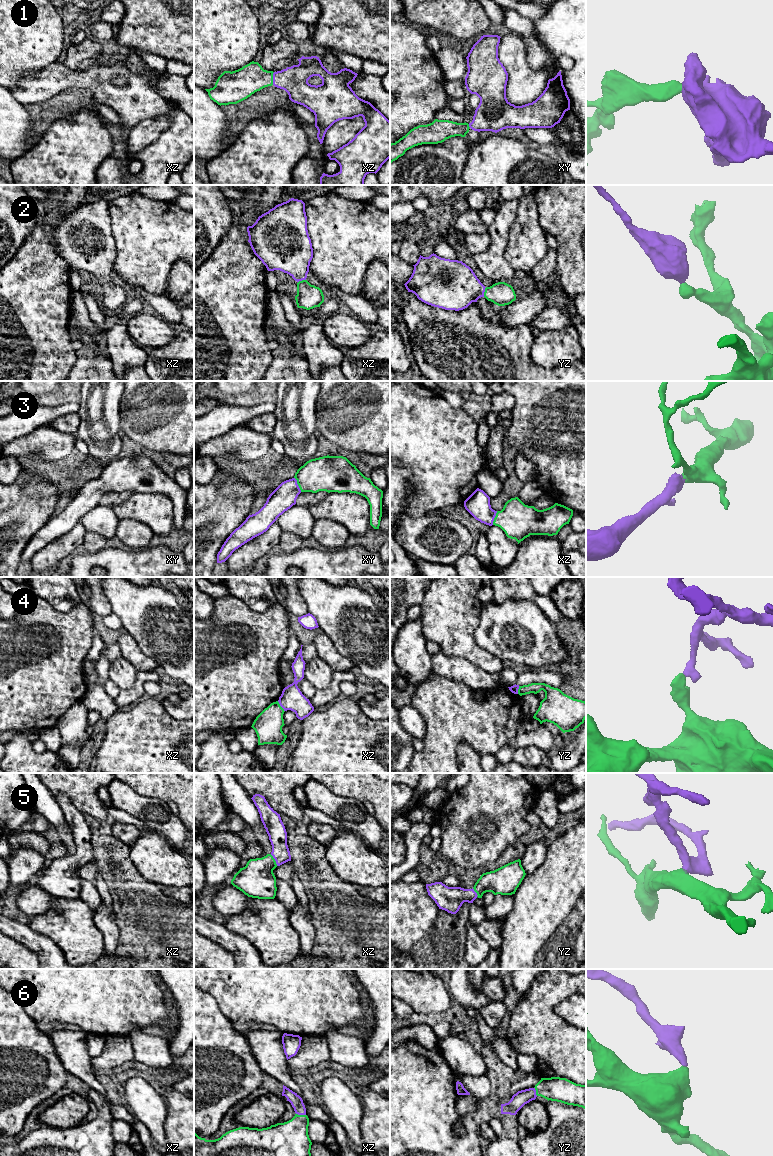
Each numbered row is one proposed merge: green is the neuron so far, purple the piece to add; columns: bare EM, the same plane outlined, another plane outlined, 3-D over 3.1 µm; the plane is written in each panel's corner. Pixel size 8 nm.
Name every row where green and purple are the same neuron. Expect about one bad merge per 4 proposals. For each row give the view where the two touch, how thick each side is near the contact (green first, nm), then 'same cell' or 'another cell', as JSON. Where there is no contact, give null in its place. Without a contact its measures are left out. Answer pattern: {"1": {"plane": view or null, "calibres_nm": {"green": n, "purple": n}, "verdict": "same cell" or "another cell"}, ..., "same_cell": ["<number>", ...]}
{"1": {"plane": "xz", "calibres_nm": {"green": 240, "purple": 220}, "verdict": "same cell"}, "2": {"plane": "yz", "calibres_nm": {"green": 190, "purple": 380}, "verdict": "same cell"}, "3": {"plane": "xy", "calibres_nm": {"green": 280, "purple": 190}, "verdict": "same cell"}, "4": {"plane": "xz", "calibres_nm": {"green": 220, "purple": 180}, "verdict": "another cell"}, "5": {"plane": "xz", "calibres_nm": {"green": 280, "purple": 150}, "verdict": "same cell"}, "6": {"plane": "xz", "calibres_nm": {"green": 280, "purple": 100}, "verdict": "same cell"}, "same_cell": ["1", "2", "3", "5", "6"]}

